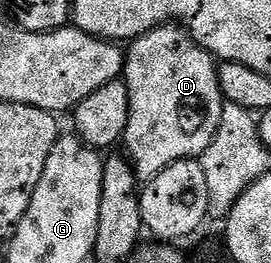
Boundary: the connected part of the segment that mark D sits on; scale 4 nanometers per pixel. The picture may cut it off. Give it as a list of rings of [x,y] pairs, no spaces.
[[[155,27],[149,33],[130,40],[125,51],[122,78],[129,89],[129,125],[123,134],[121,147],[140,181],[157,177],[157,173],[182,159],[198,160],[209,149],[221,123],[225,104],[219,84],[219,68],[215,56],[209,54],[182,27]]]

